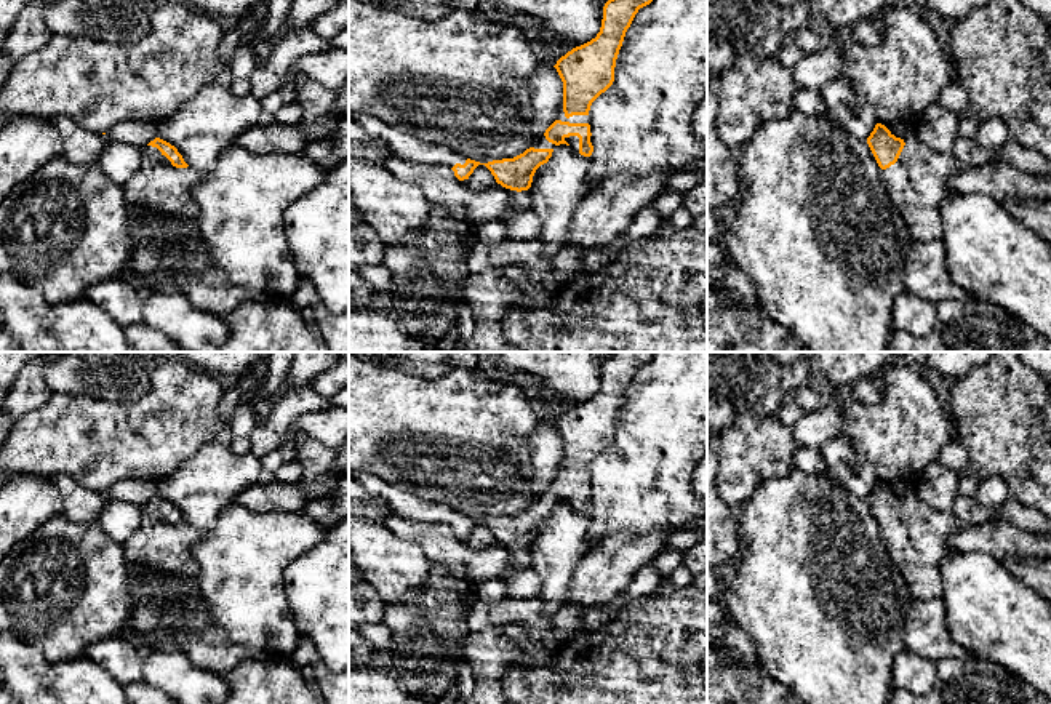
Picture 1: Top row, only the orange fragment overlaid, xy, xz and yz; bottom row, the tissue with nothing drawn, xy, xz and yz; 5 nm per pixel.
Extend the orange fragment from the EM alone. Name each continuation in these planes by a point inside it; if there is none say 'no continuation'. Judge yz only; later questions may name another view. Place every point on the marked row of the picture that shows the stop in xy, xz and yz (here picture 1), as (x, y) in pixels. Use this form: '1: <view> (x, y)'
1: yz (919, 181)

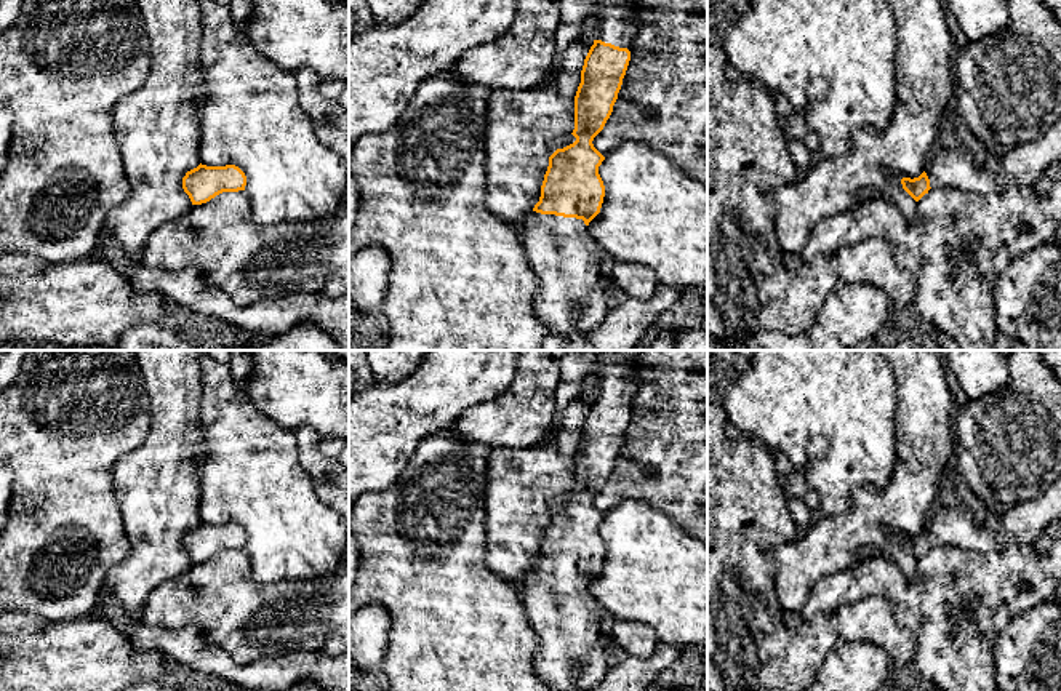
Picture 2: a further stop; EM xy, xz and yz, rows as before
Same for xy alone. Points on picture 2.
no continuation

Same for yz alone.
1: yz (956, 167)

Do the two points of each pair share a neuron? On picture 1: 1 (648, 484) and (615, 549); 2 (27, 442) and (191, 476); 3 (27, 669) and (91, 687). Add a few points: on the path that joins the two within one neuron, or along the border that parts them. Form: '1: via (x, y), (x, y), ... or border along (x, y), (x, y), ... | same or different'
1: border along (661, 528), (645, 533), (618, 532), (591, 549) | different
2: border along (200, 448), (155, 482) | different
3: via (43, 685), (75, 687) | same

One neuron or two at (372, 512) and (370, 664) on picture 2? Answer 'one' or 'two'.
two

